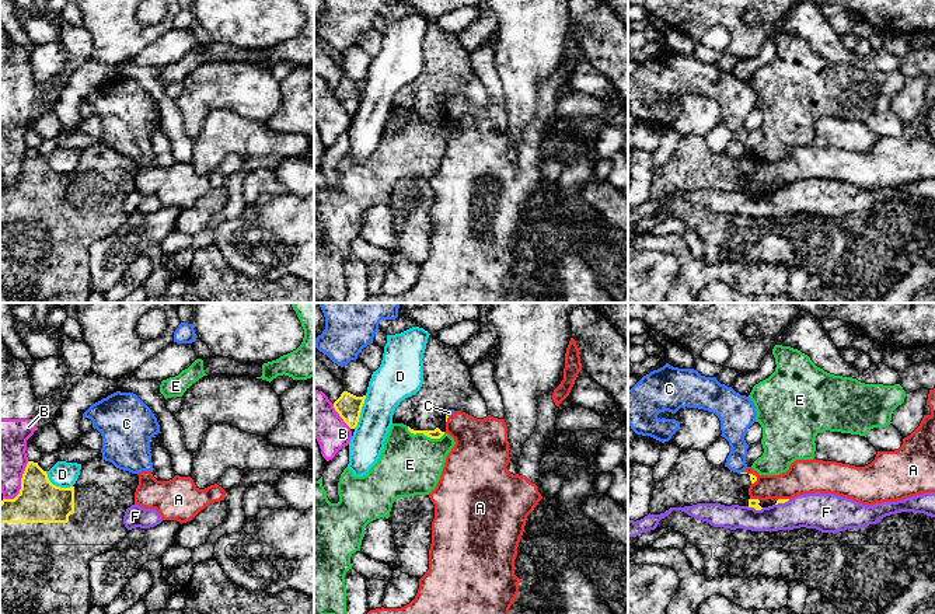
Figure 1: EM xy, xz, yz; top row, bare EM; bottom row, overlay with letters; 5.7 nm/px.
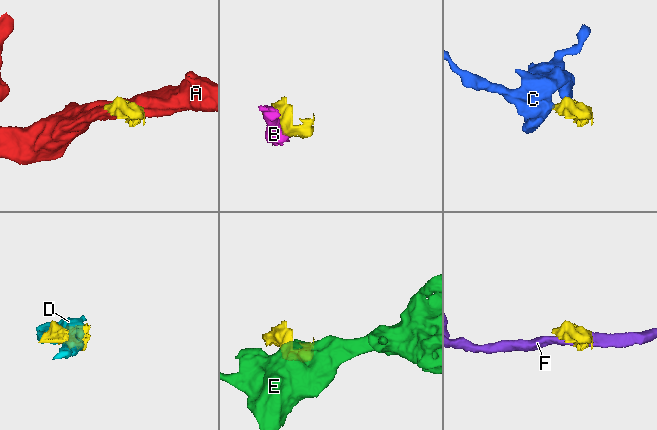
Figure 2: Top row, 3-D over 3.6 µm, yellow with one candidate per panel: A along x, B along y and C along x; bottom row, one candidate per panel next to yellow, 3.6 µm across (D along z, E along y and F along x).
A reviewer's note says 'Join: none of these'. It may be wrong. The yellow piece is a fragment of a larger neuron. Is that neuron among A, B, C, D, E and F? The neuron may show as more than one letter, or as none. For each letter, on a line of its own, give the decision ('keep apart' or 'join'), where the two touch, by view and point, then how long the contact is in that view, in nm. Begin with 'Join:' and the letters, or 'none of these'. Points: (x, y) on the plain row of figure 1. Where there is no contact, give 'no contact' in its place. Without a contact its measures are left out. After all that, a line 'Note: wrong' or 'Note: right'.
Join: none of these
A: keep apart; meets yellow in yz at (752, 160); contact 90 nm long
B: keep apart; meets yellow in xz at (339, 101); contact 180 nm long
C: keep apart; meets yellow in yz at (740, 159); contact 30 nm long
D: keep apart; meets yellow in xz at (360, 97); contact 200 nm long
E: keep apart; meets yellow in xz at (425, 121); contact 220 nm long
F: keep apart; meets yellow in yz at (756, 195); contact 100 nm long
Note: right

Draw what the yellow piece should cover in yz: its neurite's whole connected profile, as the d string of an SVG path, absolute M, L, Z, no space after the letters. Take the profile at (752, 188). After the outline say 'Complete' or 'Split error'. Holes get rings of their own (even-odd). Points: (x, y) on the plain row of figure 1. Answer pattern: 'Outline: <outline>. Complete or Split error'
Outline: M698 136L681 137L670 160L656 168L650 177L649 199L660 200L670 193L697 189L739 191L761 196L789 185L751 185L749 174L757 163L733 158L725 151L711 150Z. Split error

